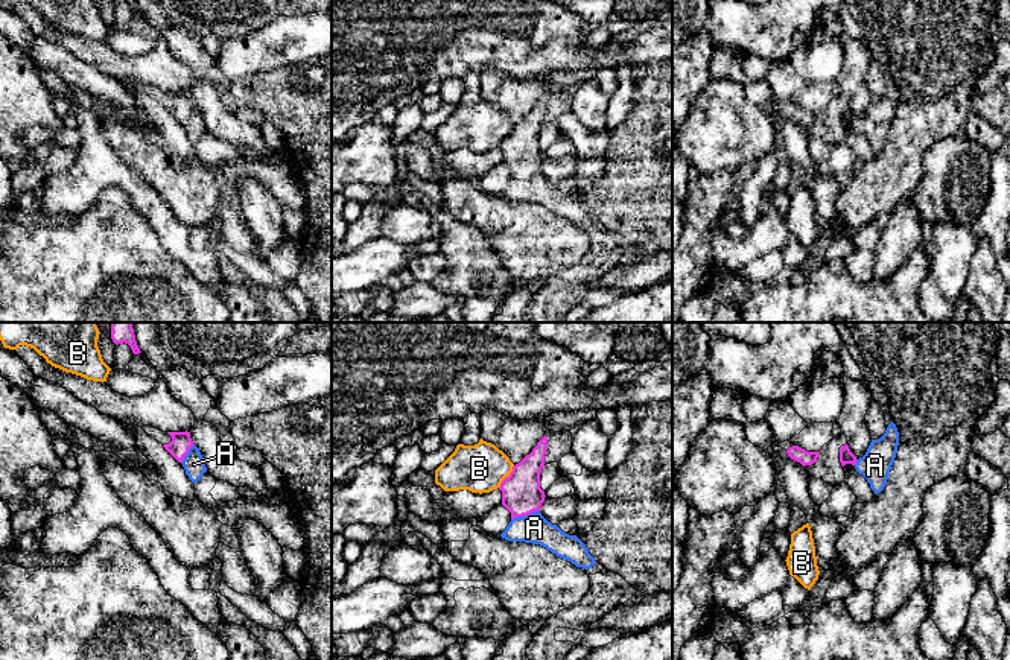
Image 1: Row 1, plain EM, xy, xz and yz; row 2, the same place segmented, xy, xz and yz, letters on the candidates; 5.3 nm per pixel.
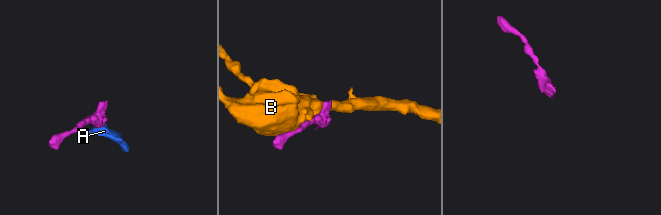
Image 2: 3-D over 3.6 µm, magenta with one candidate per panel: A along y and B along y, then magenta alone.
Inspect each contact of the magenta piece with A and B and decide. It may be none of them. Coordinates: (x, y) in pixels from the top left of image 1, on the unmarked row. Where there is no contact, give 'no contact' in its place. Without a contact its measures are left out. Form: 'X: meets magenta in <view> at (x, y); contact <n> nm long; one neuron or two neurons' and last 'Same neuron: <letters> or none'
A: meets magenta in xz at (525, 174); contact 160 nm long; one neuron
B: meets magenta in xz at (508, 136); contact 150 nm long; two neurons
Same neuron: A

